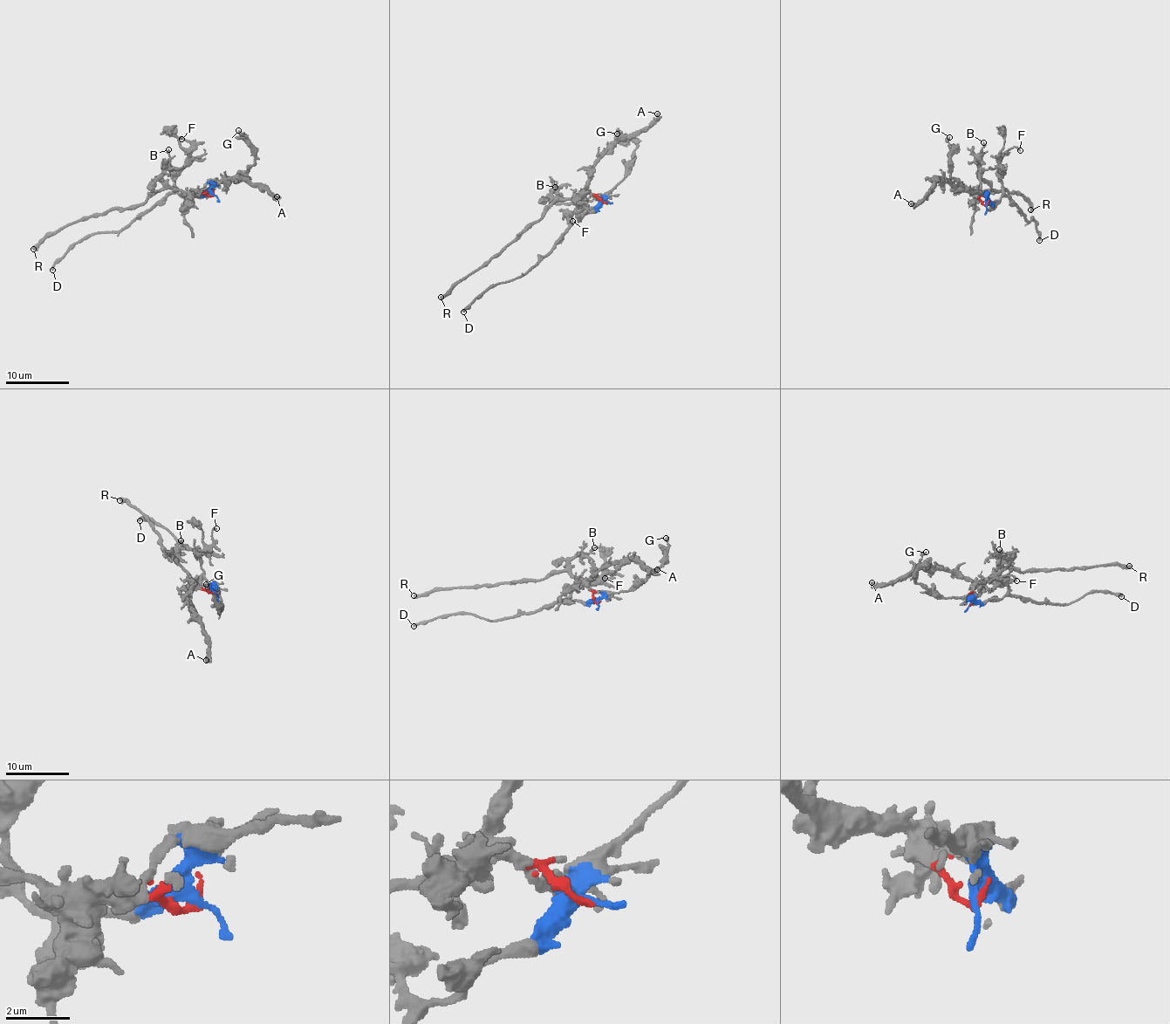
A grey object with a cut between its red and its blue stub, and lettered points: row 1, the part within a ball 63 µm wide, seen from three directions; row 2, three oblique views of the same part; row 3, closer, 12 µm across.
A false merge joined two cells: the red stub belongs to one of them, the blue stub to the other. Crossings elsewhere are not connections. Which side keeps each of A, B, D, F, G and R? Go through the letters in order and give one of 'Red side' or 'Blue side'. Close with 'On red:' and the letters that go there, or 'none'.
A: Red side
B: Red side
D: Blue side
F: Blue side
G: Blue side
R: Red side
On red: A, B, R

